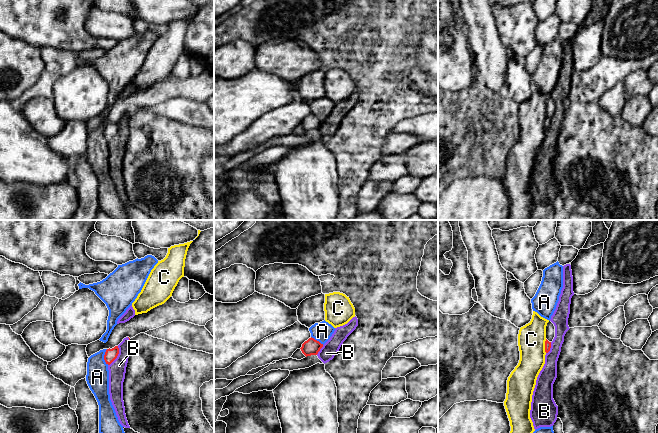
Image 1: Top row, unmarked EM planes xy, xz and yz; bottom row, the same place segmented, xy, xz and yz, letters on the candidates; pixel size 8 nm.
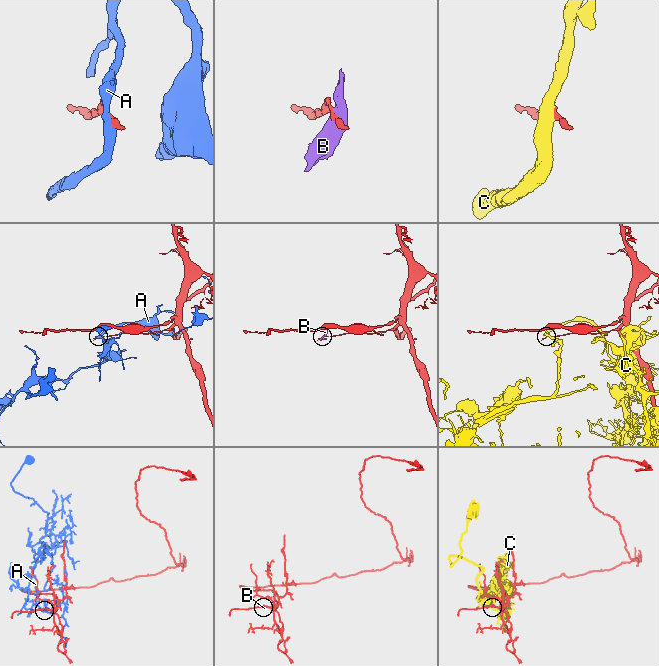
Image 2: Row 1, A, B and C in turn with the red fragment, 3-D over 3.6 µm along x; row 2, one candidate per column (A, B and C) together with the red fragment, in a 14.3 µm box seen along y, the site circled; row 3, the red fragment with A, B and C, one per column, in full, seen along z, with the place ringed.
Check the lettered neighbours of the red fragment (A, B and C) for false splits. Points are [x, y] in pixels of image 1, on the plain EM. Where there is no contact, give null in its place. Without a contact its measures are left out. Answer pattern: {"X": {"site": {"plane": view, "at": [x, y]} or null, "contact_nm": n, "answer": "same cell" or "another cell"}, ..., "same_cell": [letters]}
{"A": {"site": {"plane": "xy", "at": [104, 133]}, "contact_nm": 130, "answer": "another cell"}, "B": {"site": {"plane": "xy", "at": [117, 131]}, "contact_nm": 180, "answer": "another cell"}, "C": {"site": {"plane": "yz", "at": [545, 122]}, "contact_nm": 110, "answer": "another cell"}, "same_cell": []}

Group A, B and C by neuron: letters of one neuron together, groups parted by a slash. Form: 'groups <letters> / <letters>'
groups A / B / C

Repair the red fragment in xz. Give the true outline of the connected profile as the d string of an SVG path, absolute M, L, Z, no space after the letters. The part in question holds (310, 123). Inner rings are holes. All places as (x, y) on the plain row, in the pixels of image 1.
M311 113L302 120L300 125L302 129L307 133L311 131L317 131L322 123L323 120Z

